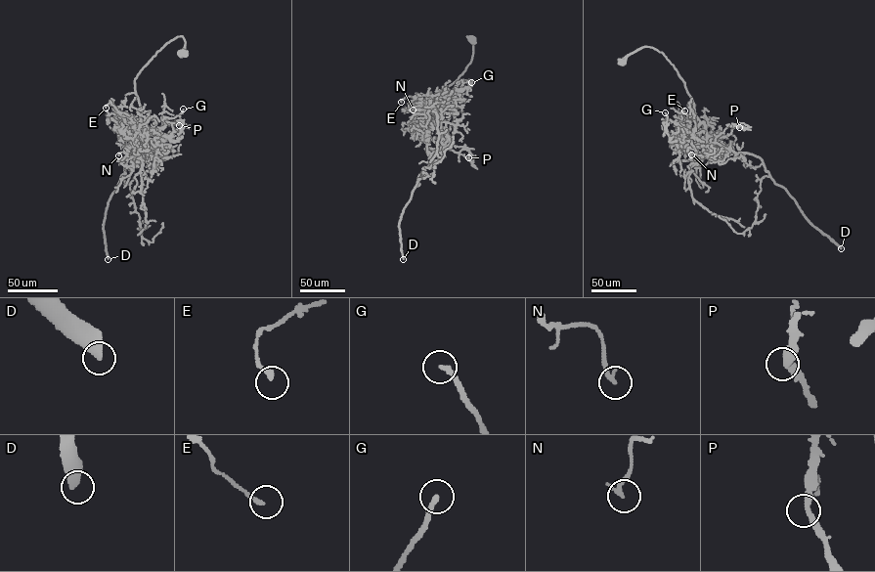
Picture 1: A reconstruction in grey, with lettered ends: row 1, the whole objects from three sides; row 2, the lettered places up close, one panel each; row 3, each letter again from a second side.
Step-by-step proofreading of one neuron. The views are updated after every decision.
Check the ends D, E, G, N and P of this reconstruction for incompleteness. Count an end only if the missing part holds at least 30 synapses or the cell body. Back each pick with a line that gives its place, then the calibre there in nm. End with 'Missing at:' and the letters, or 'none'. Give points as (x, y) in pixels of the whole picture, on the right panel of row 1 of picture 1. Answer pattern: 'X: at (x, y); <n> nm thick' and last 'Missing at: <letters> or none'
D: at (841, 248); 500 nm thick
G: at (665, 112); 220 nm thick
Missing at: D, G

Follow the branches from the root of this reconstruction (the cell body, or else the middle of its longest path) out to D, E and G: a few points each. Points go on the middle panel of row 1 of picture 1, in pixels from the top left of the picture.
D: (472, 38), (465, 70), (427, 103), (433, 117), (426, 150), (437, 153), (419, 175), (400, 220), (403, 259)
E: (472, 38), (465, 70), (427, 103), (432, 117), (436, 110), (429, 101), (409, 96), (401, 102)
G: (472, 38), (473, 56), (465, 70), (427, 103), (432, 117), (443, 104), (471, 82)

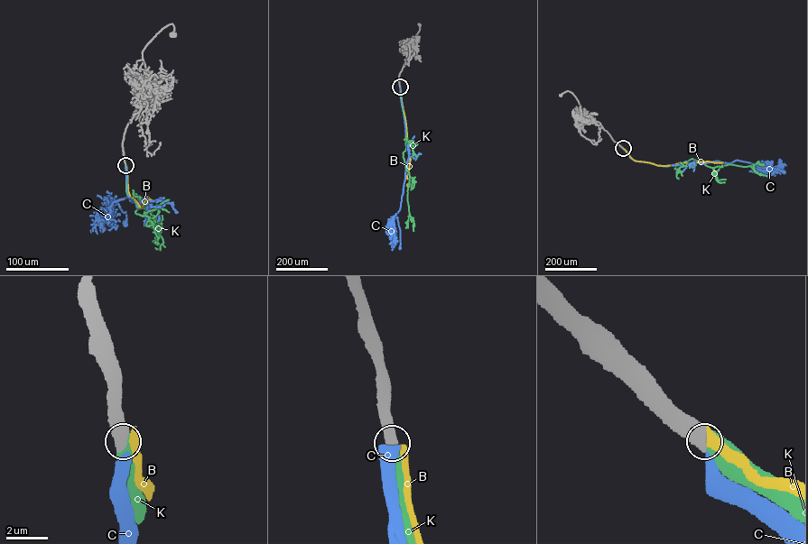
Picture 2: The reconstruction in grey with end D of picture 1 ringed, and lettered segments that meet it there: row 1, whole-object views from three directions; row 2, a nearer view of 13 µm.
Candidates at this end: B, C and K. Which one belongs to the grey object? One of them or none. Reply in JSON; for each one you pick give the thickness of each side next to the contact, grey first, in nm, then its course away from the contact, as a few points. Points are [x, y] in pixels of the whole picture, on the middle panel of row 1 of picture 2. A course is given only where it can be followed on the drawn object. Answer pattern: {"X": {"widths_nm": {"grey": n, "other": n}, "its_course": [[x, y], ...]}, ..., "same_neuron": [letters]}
{"K": {"widths_nm": {"grey": 650, "other": 650}, "its_course": [[400, 87], [405, 128], [403, 157], [409, 175], [407, 201], [413, 231]]}, "same_neuron": ["K"]}

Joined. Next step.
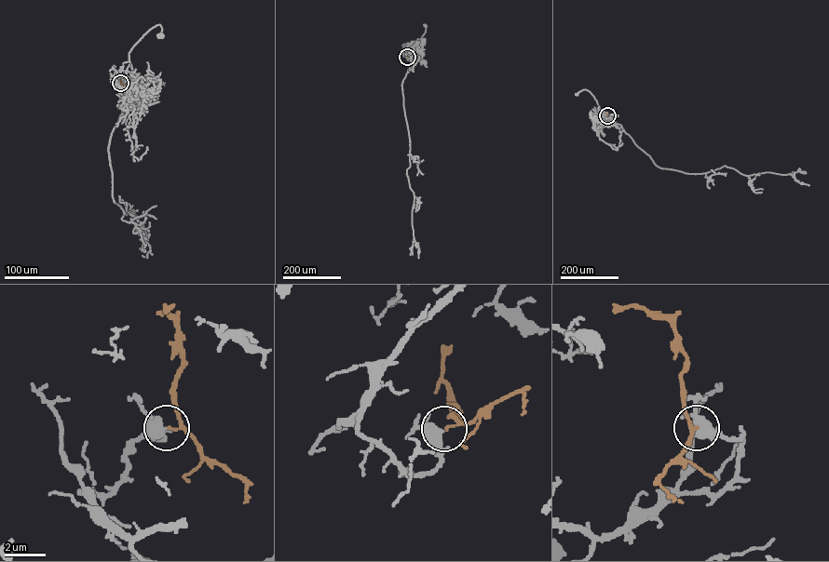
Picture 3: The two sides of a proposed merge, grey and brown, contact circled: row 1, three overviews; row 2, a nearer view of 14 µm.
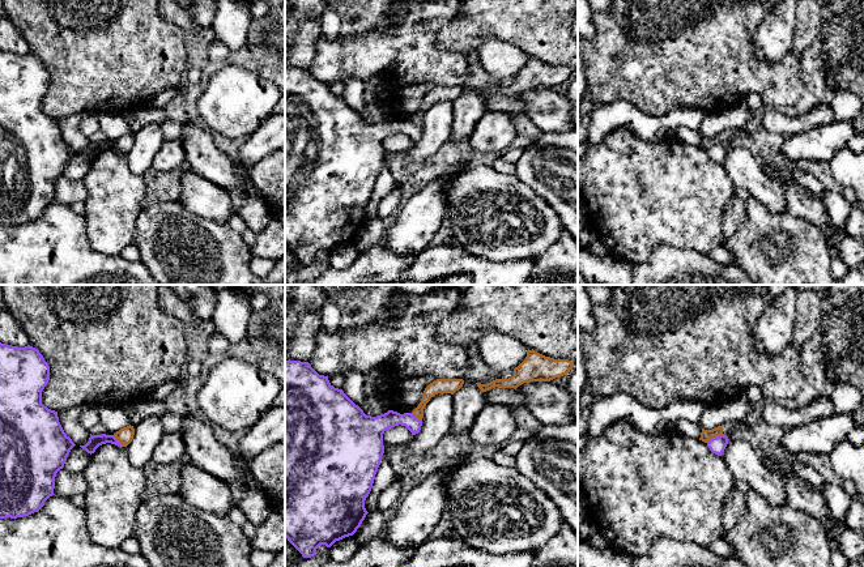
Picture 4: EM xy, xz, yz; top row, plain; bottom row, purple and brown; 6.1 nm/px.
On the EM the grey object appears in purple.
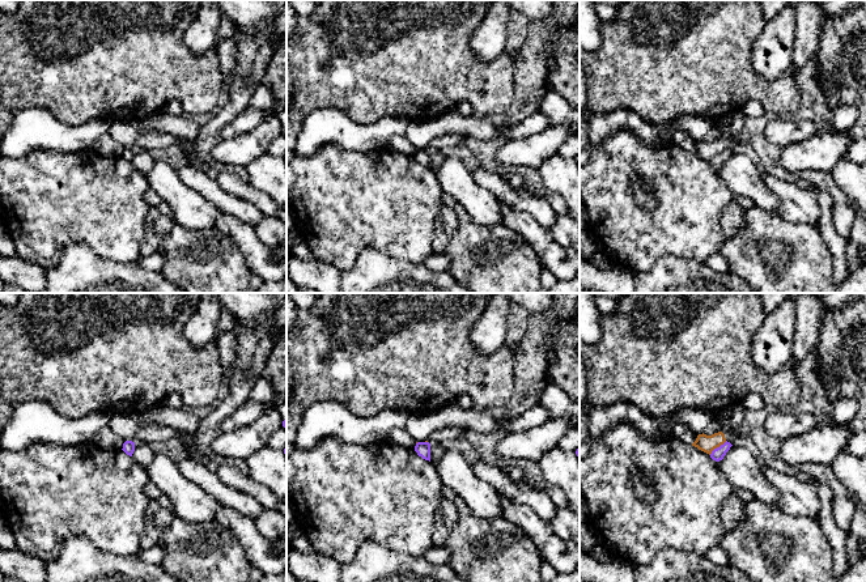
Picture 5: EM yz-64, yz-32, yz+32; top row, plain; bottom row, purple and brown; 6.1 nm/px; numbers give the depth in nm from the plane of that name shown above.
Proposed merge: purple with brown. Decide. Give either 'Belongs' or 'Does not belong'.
Does not belong

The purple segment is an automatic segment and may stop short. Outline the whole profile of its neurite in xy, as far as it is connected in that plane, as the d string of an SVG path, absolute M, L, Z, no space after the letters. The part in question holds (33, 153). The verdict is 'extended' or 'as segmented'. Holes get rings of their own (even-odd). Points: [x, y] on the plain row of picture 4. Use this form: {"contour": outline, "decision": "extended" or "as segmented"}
{"contour": "M0 50L0 226L38 219L54 202L56 180L76 153L64 140L58 119L42 111L50 73L38 56Z", "decision": "as segmented"}

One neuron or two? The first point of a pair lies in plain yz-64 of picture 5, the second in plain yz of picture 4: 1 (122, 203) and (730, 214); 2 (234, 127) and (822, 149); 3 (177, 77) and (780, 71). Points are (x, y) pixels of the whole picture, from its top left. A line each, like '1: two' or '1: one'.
1: two
2: two
3: one

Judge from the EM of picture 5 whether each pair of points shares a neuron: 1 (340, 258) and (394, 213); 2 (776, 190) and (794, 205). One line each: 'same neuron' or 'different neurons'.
1: same neuron
2: same neuron

